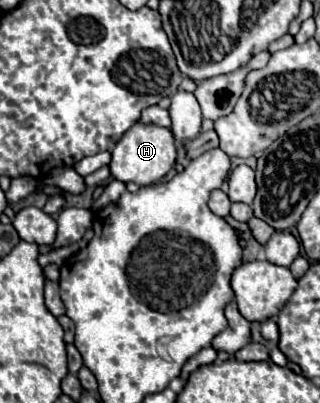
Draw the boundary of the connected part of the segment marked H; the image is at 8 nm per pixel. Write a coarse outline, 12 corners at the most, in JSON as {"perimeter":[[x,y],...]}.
{"perimeter":[[135,123],[115,145],[111,175],[153,185],[175,165],[167,127]]}

